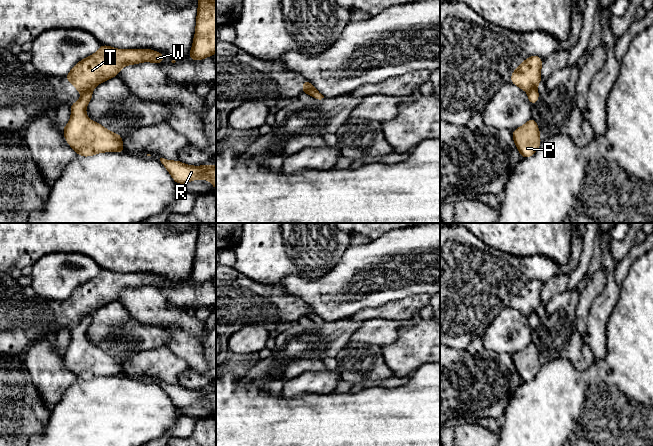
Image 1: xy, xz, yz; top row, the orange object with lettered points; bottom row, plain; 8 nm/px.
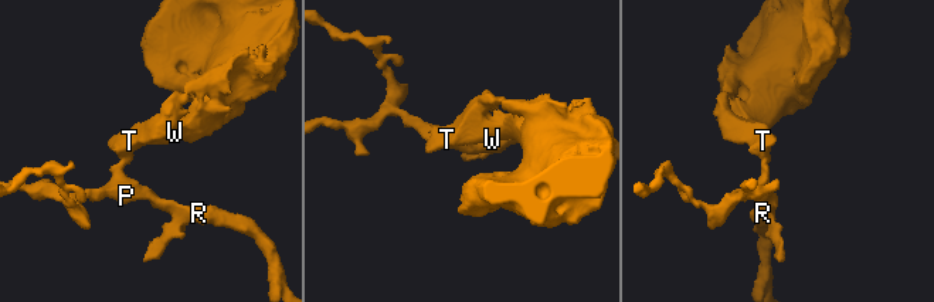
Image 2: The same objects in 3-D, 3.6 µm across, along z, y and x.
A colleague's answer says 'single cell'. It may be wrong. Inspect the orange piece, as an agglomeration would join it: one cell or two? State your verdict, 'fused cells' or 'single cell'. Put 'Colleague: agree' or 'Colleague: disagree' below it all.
fused cells
Colleague: disagree

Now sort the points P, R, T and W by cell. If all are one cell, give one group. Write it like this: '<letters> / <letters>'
P R / T W

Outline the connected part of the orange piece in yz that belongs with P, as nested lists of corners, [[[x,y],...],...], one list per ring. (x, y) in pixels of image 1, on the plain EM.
[[[533,341],[526,348],[512,355],[514,367],[522,382],[528,382],[537,375],[541,367],[539,357],[540,354]]]

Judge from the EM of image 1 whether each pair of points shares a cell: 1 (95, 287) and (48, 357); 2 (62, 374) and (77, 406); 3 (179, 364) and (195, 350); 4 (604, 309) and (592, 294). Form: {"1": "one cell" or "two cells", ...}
{"1": "two cells", "2": "two cells", "3": "two cells", "4": "two cells"}

